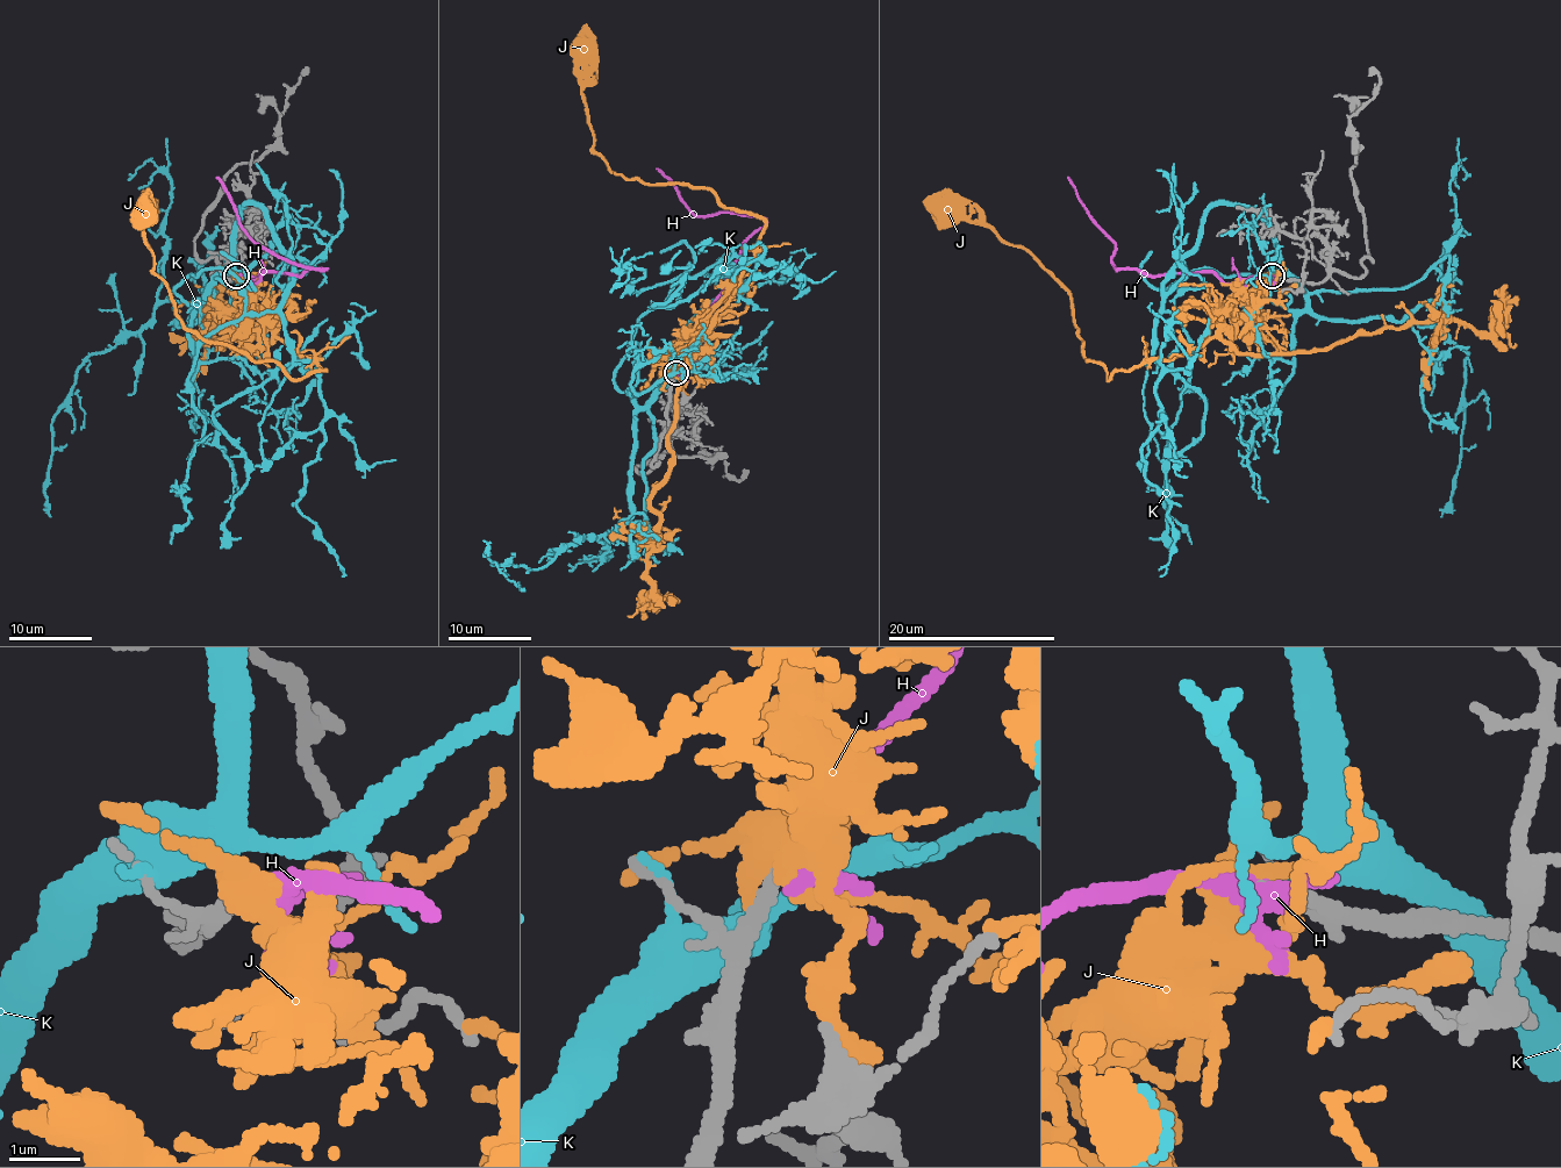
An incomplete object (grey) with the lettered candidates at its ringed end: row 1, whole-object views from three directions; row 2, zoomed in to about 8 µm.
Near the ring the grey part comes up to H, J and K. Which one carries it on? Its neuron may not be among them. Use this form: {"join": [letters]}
{"join": ["H"]}

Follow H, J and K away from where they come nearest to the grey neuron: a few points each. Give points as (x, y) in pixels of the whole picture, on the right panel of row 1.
H: (1273, 276), (1229, 282), (1211, 272), (1146, 276), (1119, 270), (1111, 262), (1115, 242), (1096, 223), (1067, 178)
J: (1273, 276), (1197, 348), (1143, 359), (1109, 379), (1082, 351), (1069, 293), (1028, 251), (944, 207)
K: (1274, 273), (1274, 231), (1214, 205), (1166, 282), (1153, 358), (1205, 414), (1169, 460), (1166, 531), (1148, 538)

